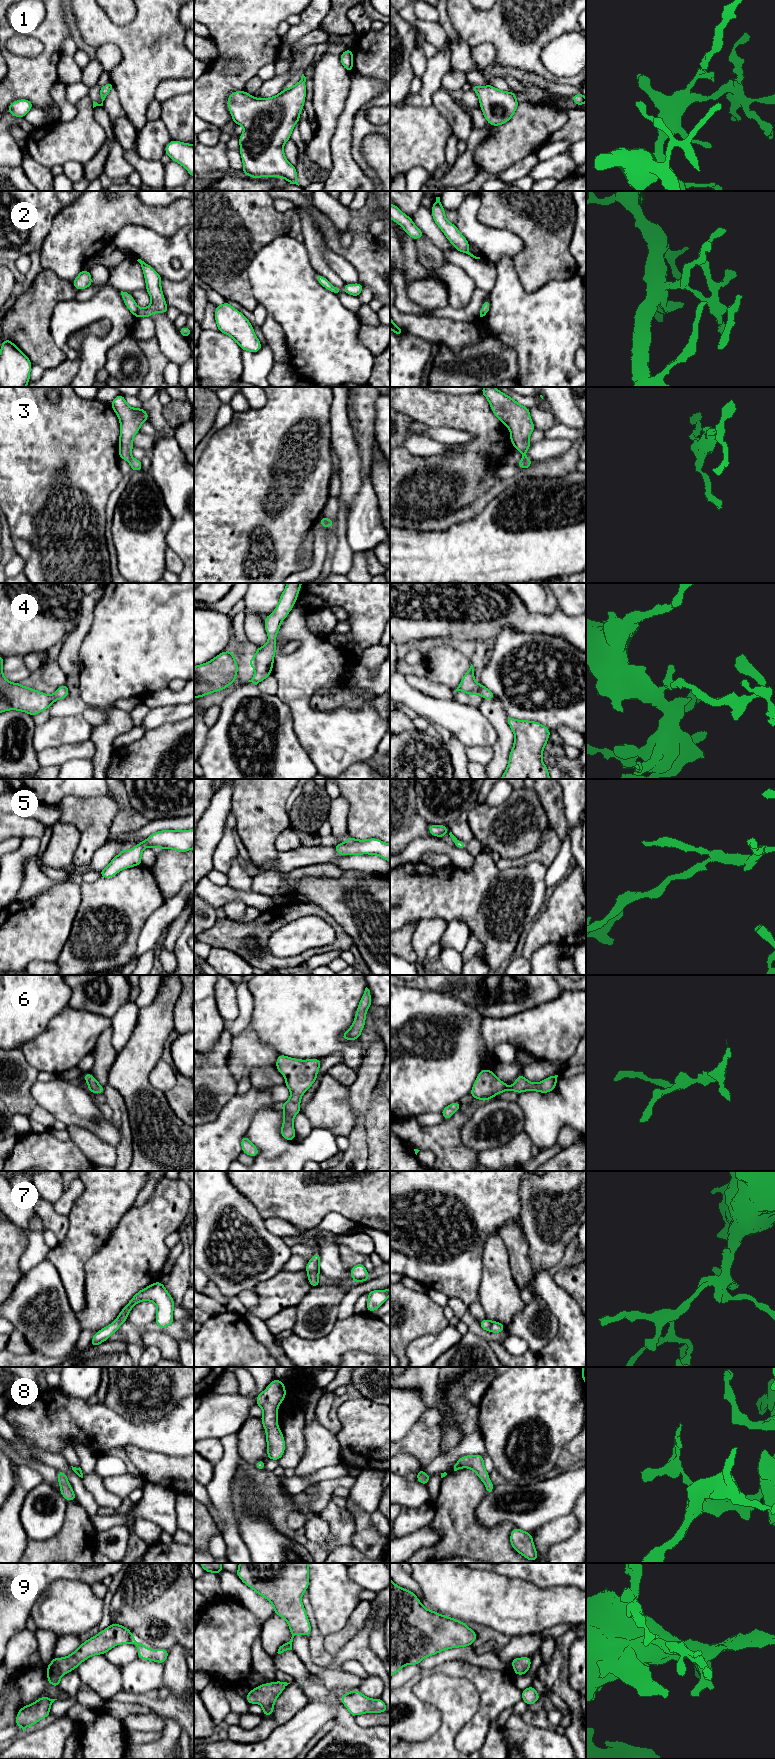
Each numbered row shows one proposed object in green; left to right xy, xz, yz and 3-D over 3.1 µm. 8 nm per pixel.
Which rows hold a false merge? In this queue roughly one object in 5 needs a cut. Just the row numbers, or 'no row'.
no row

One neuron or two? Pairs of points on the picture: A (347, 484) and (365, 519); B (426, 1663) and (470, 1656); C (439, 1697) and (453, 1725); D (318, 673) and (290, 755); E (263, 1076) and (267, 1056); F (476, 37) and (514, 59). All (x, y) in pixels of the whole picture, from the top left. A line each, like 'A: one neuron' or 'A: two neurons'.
A: two neurons
B: one neuron
C: one neuron
D: two neurons
E: two neurons
F: one neuron

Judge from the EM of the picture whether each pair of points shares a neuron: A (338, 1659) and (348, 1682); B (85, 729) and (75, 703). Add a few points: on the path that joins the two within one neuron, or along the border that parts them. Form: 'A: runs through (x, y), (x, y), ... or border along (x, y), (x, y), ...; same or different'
A: border along (333, 1668), (340, 1669); different
B: border along (81, 714), (56, 717); different

